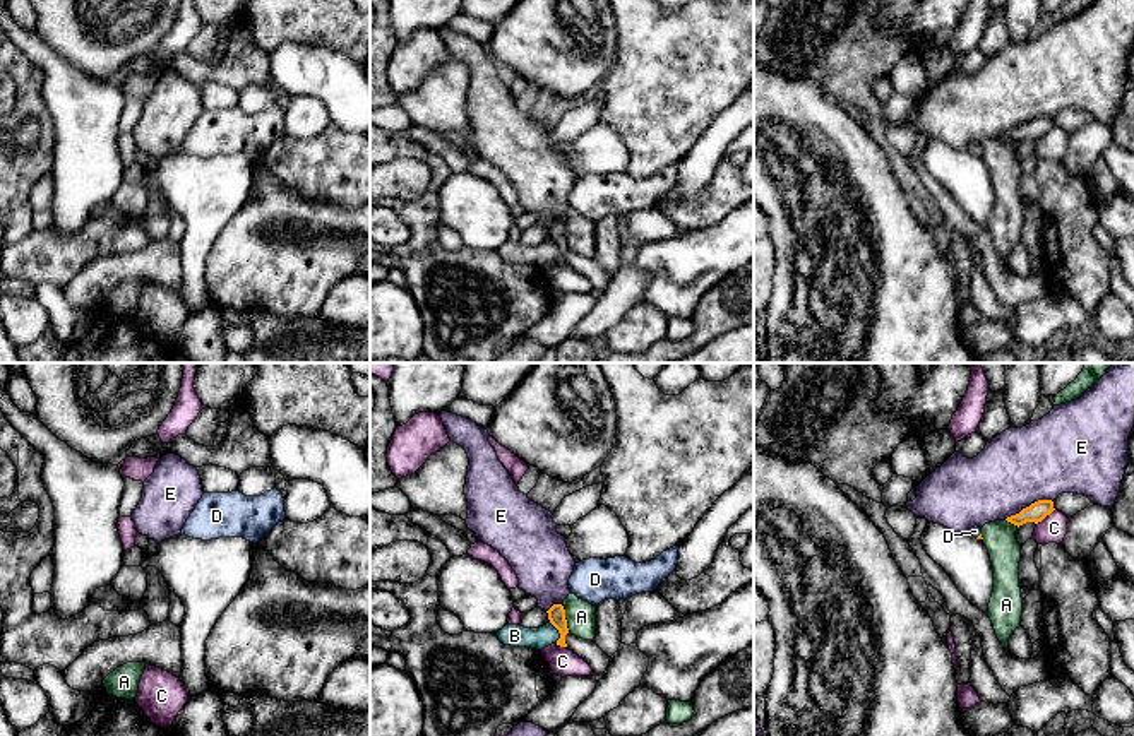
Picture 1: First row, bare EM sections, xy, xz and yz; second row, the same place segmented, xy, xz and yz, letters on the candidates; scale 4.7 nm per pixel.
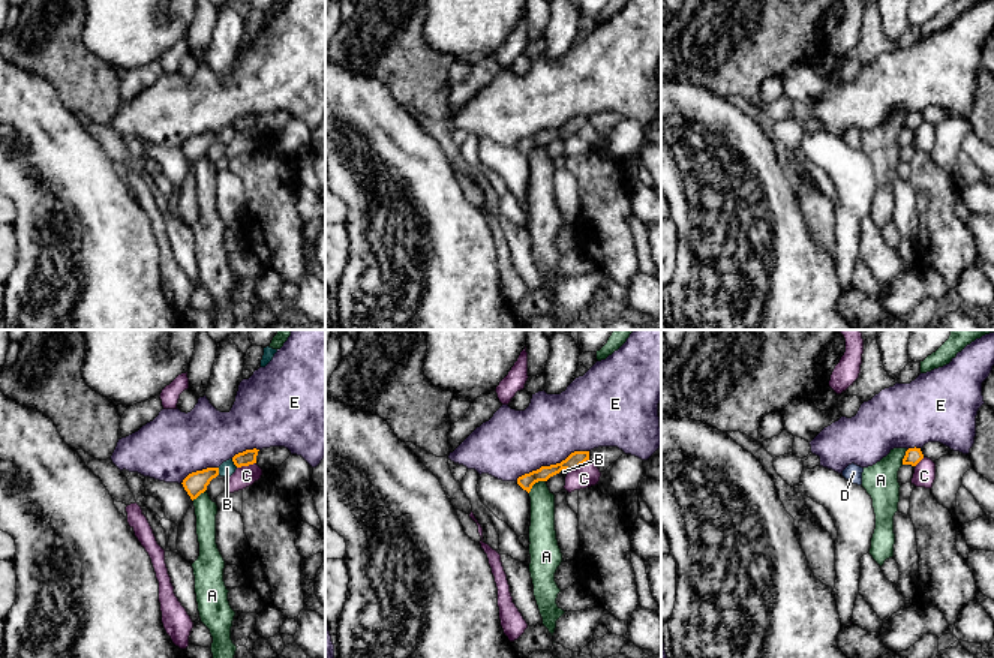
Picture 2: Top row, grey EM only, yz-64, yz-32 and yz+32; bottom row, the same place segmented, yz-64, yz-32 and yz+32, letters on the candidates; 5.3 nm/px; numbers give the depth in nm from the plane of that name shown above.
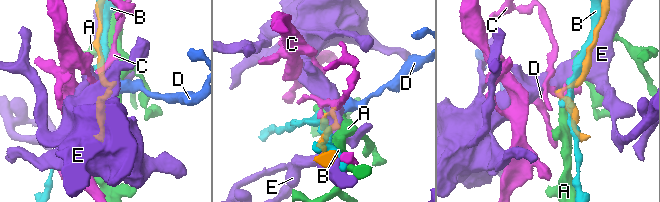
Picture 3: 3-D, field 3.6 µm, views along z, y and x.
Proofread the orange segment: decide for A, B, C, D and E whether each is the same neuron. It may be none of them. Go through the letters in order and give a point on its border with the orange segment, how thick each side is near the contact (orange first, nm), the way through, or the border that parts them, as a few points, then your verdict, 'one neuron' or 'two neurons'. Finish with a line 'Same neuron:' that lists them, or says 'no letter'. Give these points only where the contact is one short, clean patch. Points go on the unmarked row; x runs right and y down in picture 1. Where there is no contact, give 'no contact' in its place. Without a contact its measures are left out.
A: meets orange in xz at (564, 235); 80 nm thick on the orange side, 140 nm on the other; border along xz (562, 223), (569, 247); two neurons
B: meets orange in xz at (559, 249); 80 nm thick on the orange side, 110 nm on the other; two neurons
C: meets orange in yz at (1045, 132); 90 nm thick on the orange side, 130 nm on the other; two neurons
D: meets orange in yz at (978, 153); 20 nm thick on the orange side, 50 nm on the other; runs through yz (980, 151), (978, 153), (975, 148); one neuron
E: meets orange in yz at (1030, 122); 90 nm thick on the orange side, 360 nm on the other; two neurons
Same neuron: D

